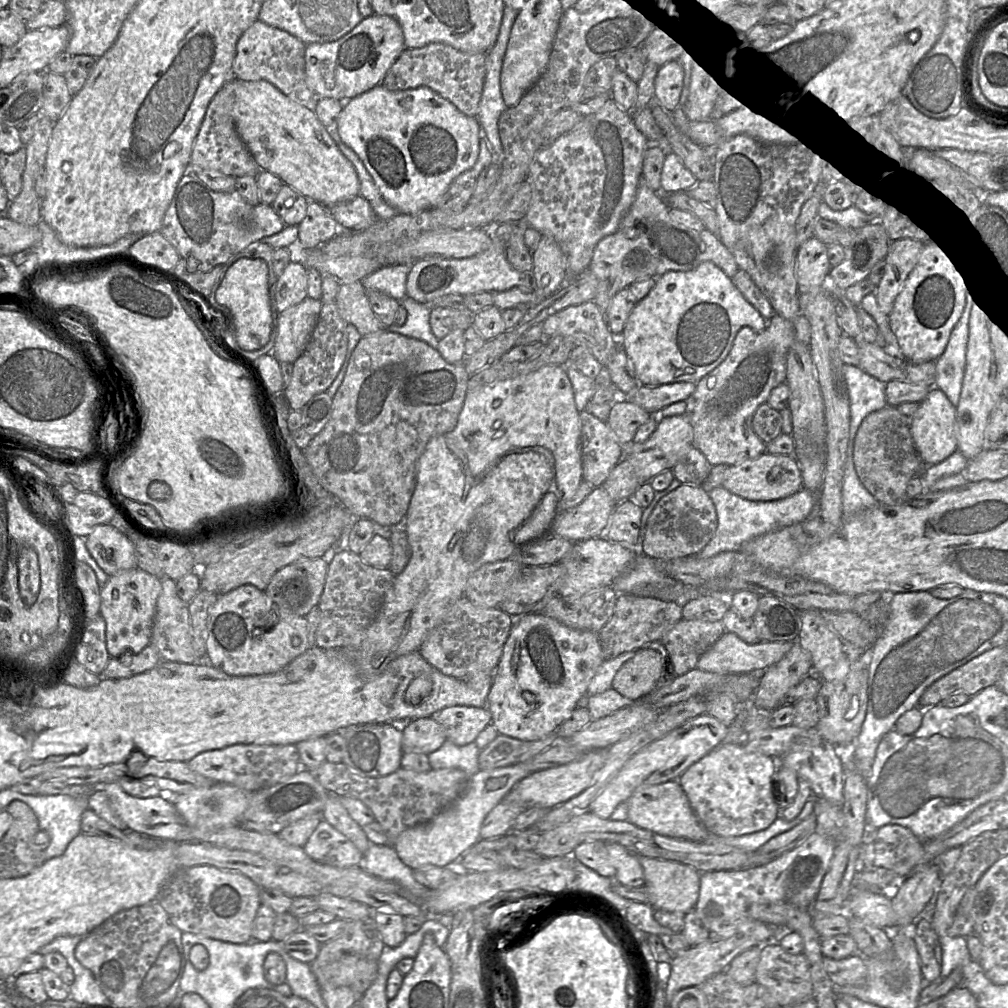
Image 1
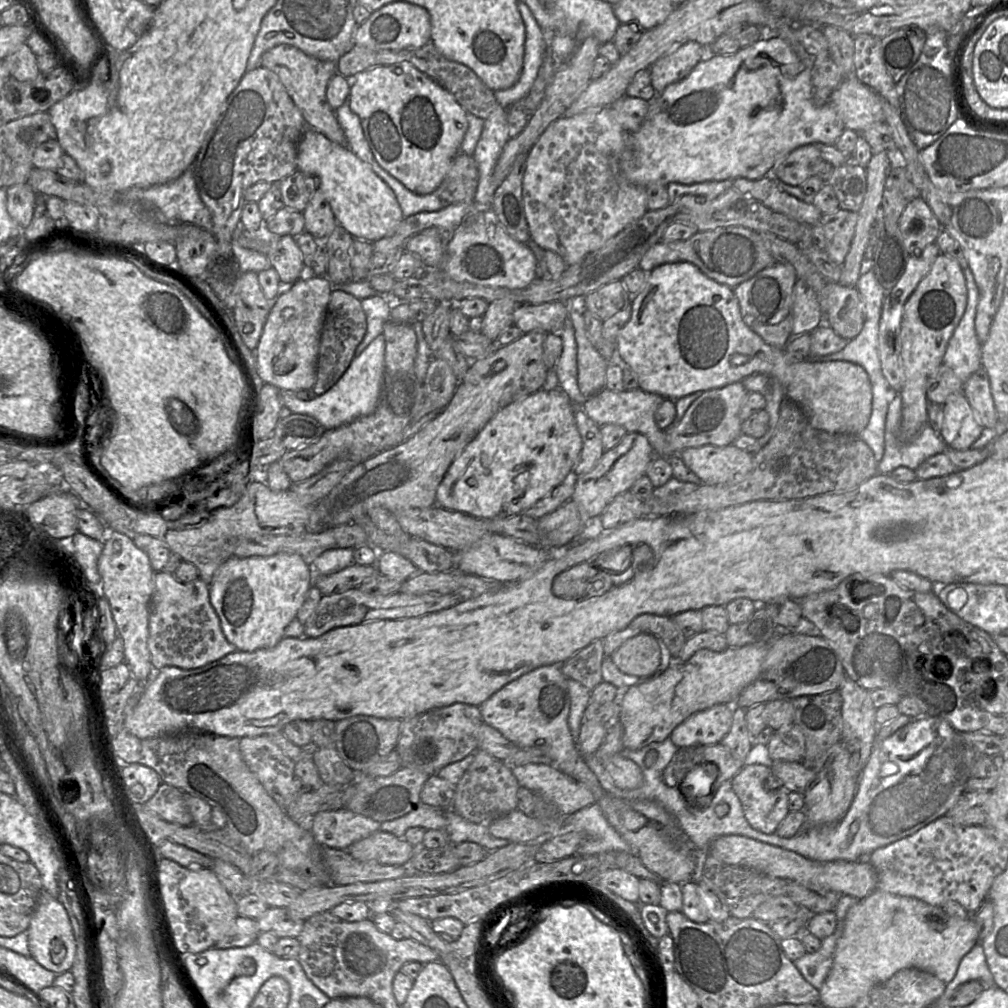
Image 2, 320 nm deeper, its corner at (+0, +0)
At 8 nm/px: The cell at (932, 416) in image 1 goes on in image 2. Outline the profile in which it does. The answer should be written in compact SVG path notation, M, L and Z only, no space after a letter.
M963 392L954 394L942 405L939 435L947 448L969 450L980 437L983 428Z

